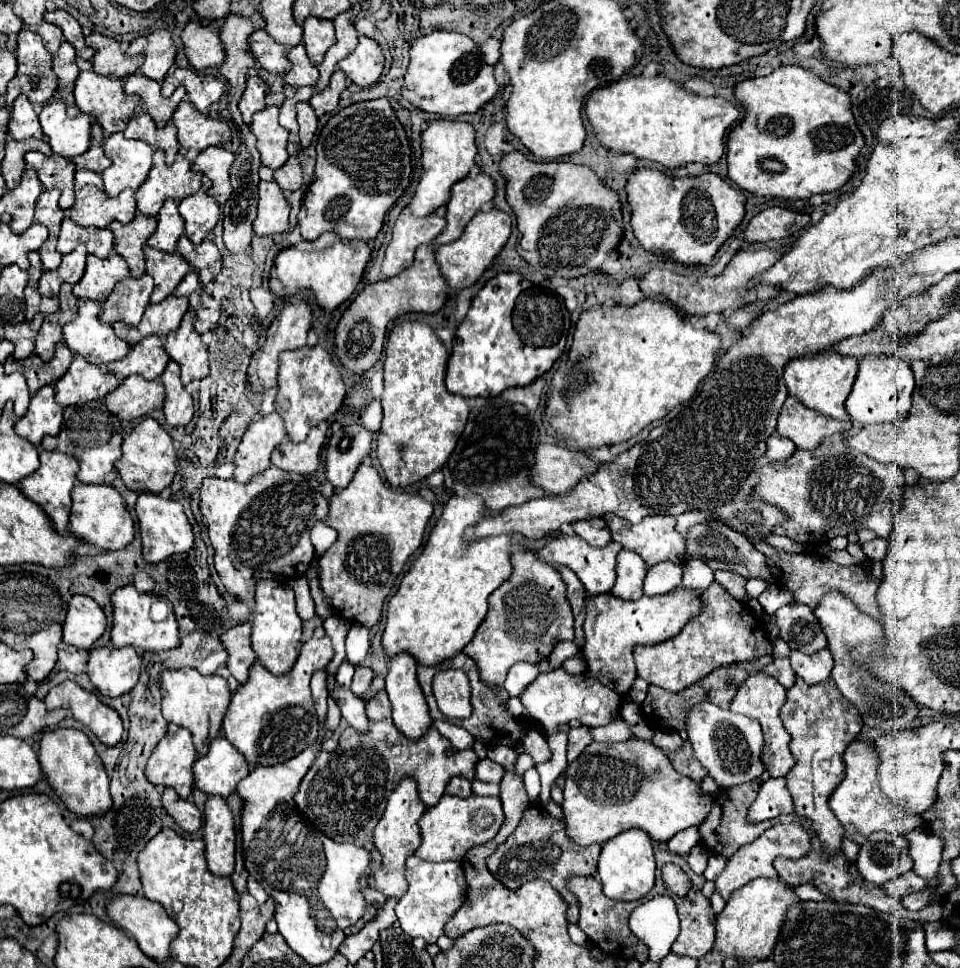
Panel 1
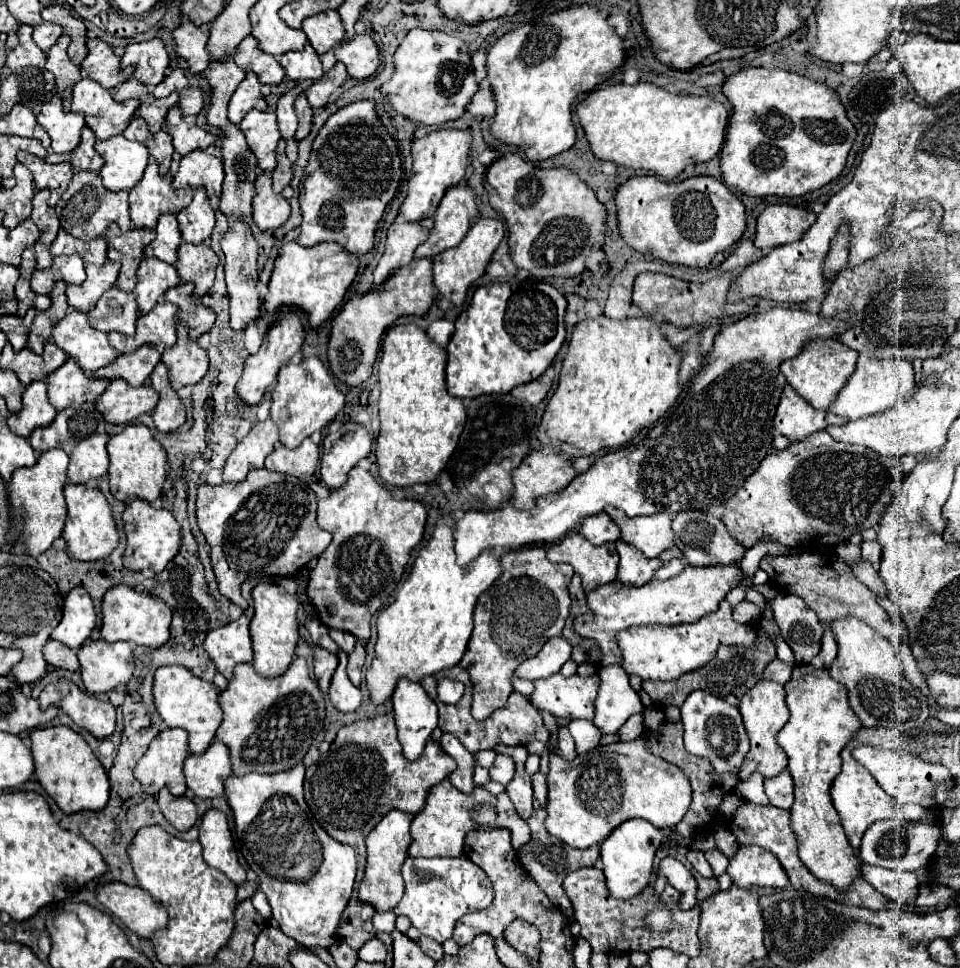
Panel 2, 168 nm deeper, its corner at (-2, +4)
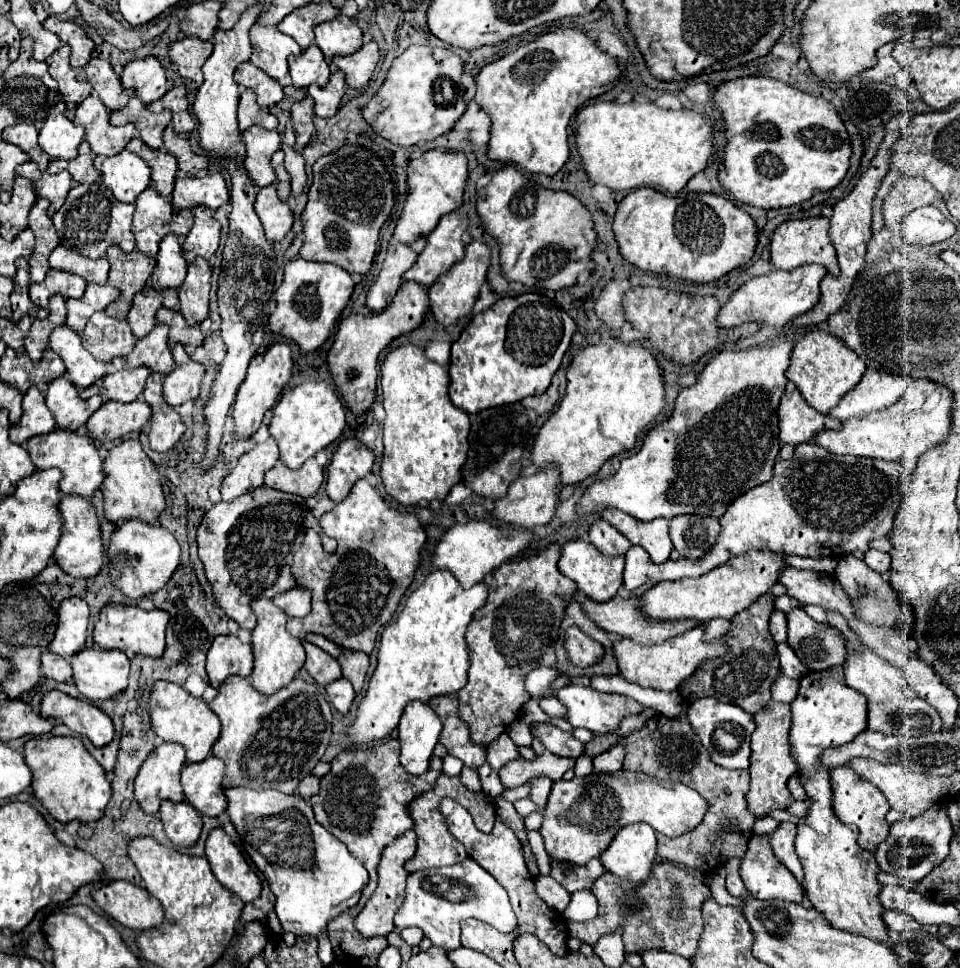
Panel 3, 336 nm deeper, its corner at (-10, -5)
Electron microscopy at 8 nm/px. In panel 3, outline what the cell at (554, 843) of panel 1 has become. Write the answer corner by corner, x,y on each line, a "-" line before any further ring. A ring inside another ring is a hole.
593,858
589,864
567,864
559,860
551,860
551,878
555,878
569,894
577,890
589,890
591,884
605,872
599,858

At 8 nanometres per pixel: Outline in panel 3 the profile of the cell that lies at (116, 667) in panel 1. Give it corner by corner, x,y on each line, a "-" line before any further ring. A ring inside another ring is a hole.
85,648
71,658
79,692
89,700
109,700
129,682
129,658
121,650

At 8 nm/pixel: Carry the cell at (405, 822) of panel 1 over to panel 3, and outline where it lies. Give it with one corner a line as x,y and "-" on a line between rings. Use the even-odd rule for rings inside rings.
413,830
397,836
381,854
381,860
379,860
379,886
377,890
373,892
373,896
367,900
365,908
359,912
357,920
355,920
355,928
363,934
363,936
387,936
395,924
393,924
393,918
395,918
395,912
399,910
399,904
403,904
403,894
405,894
405,880
409,876
409,872
405,870
405,862
413,858
413,852
417,850
417,836

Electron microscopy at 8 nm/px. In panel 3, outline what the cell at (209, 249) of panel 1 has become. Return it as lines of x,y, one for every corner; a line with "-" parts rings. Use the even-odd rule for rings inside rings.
199,258
189,264
187,278
179,288
179,310
189,324
199,324
209,316
209,290
211,290
211,266

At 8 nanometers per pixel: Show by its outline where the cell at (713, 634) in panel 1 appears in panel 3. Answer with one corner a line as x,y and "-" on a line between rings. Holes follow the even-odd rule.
699,624
679,636
673,636
661,644
651,644
651,646
637,644
629,638
623,638
613,644
613,652
619,664
619,672
627,682
635,682
643,688
673,692
683,680
687,680
687,676
695,672
695,668
699,668
699,664
703,664
703,660
711,660
711,658
719,658
727,654
725,636
713,642
705,642
703,636
705,636
705,624

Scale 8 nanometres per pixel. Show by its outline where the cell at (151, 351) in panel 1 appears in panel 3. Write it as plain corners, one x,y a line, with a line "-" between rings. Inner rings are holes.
139,366
139,368
127,368
127,370
117,370
117,372
109,372
103,380
83,388
79,392
81,398
91,398
95,394
99,394
103,400
119,400
125,402
125,398
129,398
127,402
137,400
137,396
143,392
143,384
147,382
147,376
151,376
151,370
147,366

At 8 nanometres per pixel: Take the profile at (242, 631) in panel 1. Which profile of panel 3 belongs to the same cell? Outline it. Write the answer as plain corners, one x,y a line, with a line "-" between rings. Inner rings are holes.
217,636
207,652
207,674
211,686
219,688
229,676
249,676
253,668
253,648
235,636

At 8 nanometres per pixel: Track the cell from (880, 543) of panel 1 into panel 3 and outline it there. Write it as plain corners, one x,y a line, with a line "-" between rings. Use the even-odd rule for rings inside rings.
867,550
865,562
869,568
873,568
879,574
889,572
889,568
891,568
891,556
887,552
879,552
879,550

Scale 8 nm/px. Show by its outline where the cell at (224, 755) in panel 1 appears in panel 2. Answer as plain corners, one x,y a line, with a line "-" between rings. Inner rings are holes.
217,739
201,755
189,755
183,763
187,787
199,799
223,797
223,781
233,773
229,751

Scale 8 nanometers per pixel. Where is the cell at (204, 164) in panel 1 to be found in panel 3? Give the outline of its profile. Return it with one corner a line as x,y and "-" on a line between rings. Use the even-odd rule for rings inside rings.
211,172
205,176
183,176
175,180
173,190
173,208
195,208
207,206
217,210
229,200
229,188
225,178
219,172

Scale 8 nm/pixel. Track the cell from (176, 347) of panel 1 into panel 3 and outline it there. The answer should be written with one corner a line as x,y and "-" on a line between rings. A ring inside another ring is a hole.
181,344
173,346
173,356
177,360
177,368
165,376
163,396
167,404
179,406
199,396
199,384
205,376
205,366
191,360
191,356
185,352

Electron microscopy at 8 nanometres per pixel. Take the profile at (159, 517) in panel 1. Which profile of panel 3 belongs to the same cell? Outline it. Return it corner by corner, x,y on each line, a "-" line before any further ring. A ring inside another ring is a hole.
143,520
123,522
111,536
109,546
109,574
113,584
129,598
141,598
161,590
181,562
181,546
175,536
161,524
147,524

